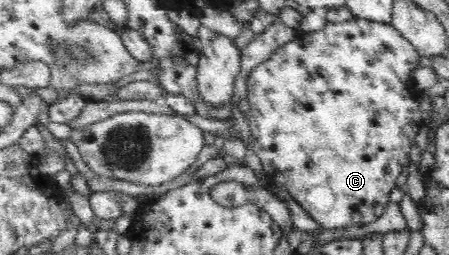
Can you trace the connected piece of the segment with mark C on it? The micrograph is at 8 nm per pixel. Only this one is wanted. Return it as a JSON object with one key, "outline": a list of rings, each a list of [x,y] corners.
{"outline":[[[351,16],[349,20],[335,23],[328,22],[325,24],[325,26],[323,26],[323,28],[321,28],[321,30],[317,30],[317,32],[309,32],[305,34],[303,31],[297,30],[295,38],[289,40],[289,42],[285,42],[285,44],[281,44],[281,46],[279,46],[279,48],[277,48],[277,50],[275,50],[275,52],[273,52],[273,54],[267,58],[267,60],[263,60],[261,64],[253,66],[253,68],[247,72],[247,76],[245,76],[245,83],[247,83],[246,97],[250,106],[247,112],[248,124],[250,128],[249,142],[252,144],[253,152],[255,152],[259,158],[259,163],[262,163],[269,183],[275,184],[279,188],[286,189],[308,212],[308,214],[311,215],[312,218],[318,223],[322,224],[324,228],[335,229],[340,227],[365,225],[369,224],[369,222],[373,222],[375,218],[379,218],[379,215],[383,212],[385,206],[387,206],[390,202],[389,194],[391,190],[396,187],[395,179],[397,176],[399,176],[401,169],[409,160],[409,150],[411,148],[411,144],[415,143],[415,136],[417,136],[417,132],[419,132],[419,129],[425,125],[423,116],[421,115],[421,102],[419,101],[420,91],[415,88],[415,82],[412,78],[413,71],[416,68],[419,68],[422,58],[423,57],[420,55],[420,53],[417,52],[417,49],[391,23],[387,24]]]}

